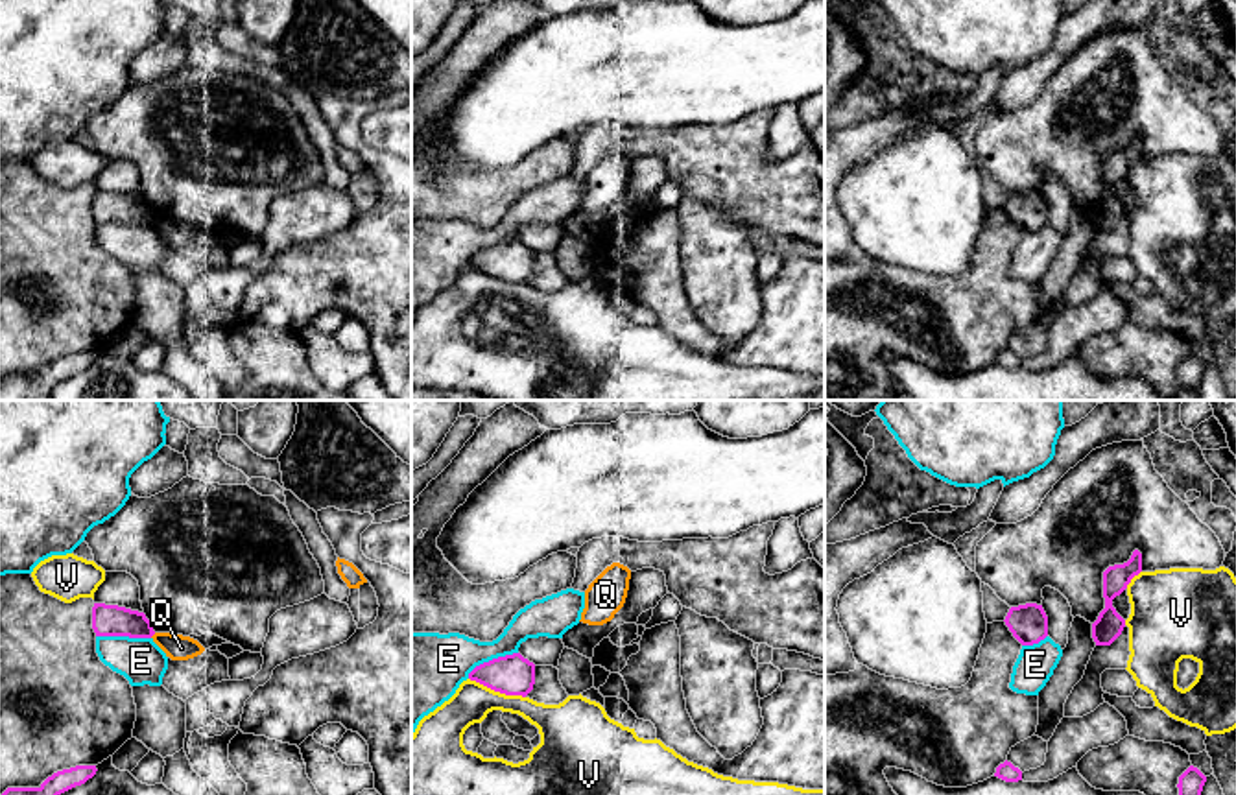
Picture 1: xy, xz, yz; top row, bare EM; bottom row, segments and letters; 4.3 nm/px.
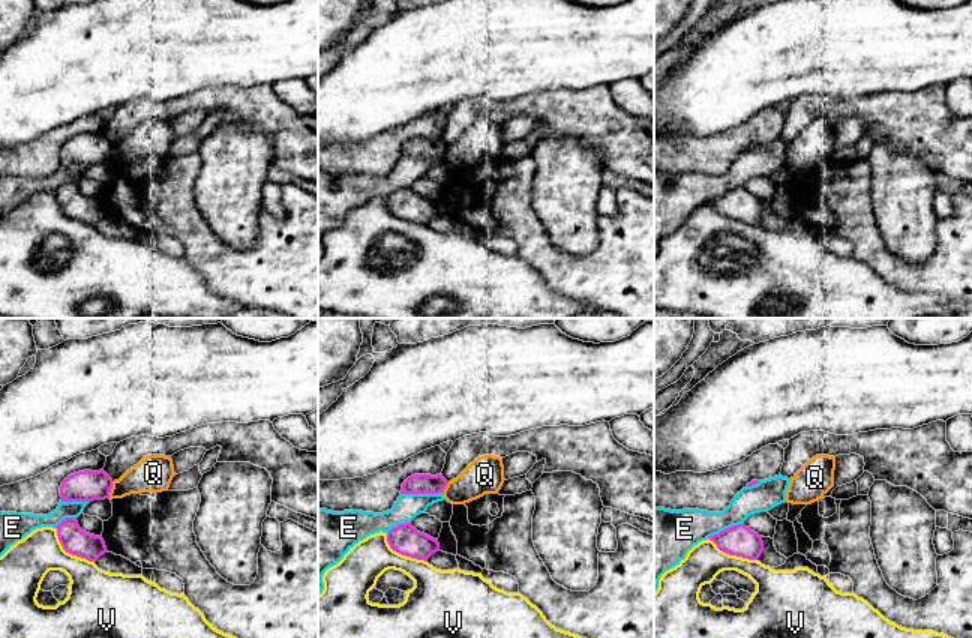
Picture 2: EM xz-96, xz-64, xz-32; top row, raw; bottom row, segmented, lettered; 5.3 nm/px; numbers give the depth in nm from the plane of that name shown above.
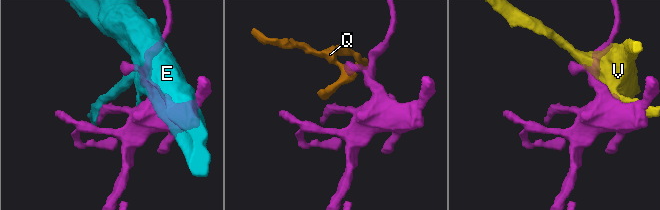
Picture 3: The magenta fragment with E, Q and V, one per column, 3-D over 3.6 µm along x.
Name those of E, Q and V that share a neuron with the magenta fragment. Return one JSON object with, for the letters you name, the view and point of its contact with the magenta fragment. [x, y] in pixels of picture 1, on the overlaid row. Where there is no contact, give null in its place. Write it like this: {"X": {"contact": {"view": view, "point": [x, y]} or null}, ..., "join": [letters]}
{"join": []}

